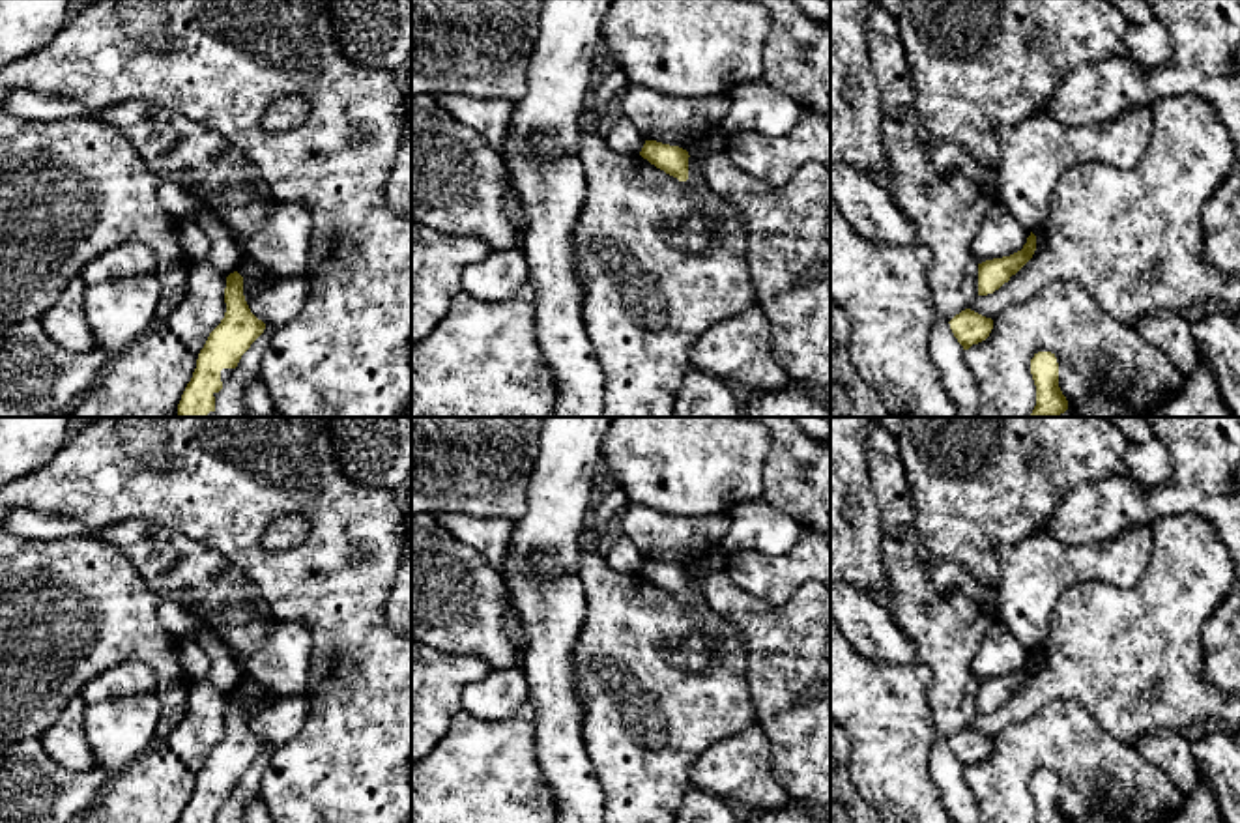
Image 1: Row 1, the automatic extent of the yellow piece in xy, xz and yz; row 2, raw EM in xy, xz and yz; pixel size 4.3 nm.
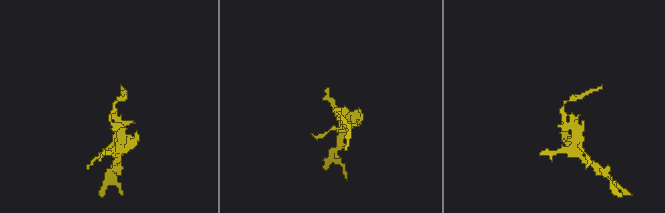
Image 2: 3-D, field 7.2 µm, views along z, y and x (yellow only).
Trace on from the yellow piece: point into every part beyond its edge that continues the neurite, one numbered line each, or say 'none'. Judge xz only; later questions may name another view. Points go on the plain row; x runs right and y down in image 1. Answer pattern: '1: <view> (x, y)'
none

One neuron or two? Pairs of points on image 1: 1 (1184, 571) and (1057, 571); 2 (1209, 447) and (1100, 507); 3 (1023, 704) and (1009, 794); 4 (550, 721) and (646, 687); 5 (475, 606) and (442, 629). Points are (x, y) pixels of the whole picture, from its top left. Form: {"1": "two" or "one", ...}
{"1": "two", "2": "one", "3": "two", "4": "two", "5": "one"}

